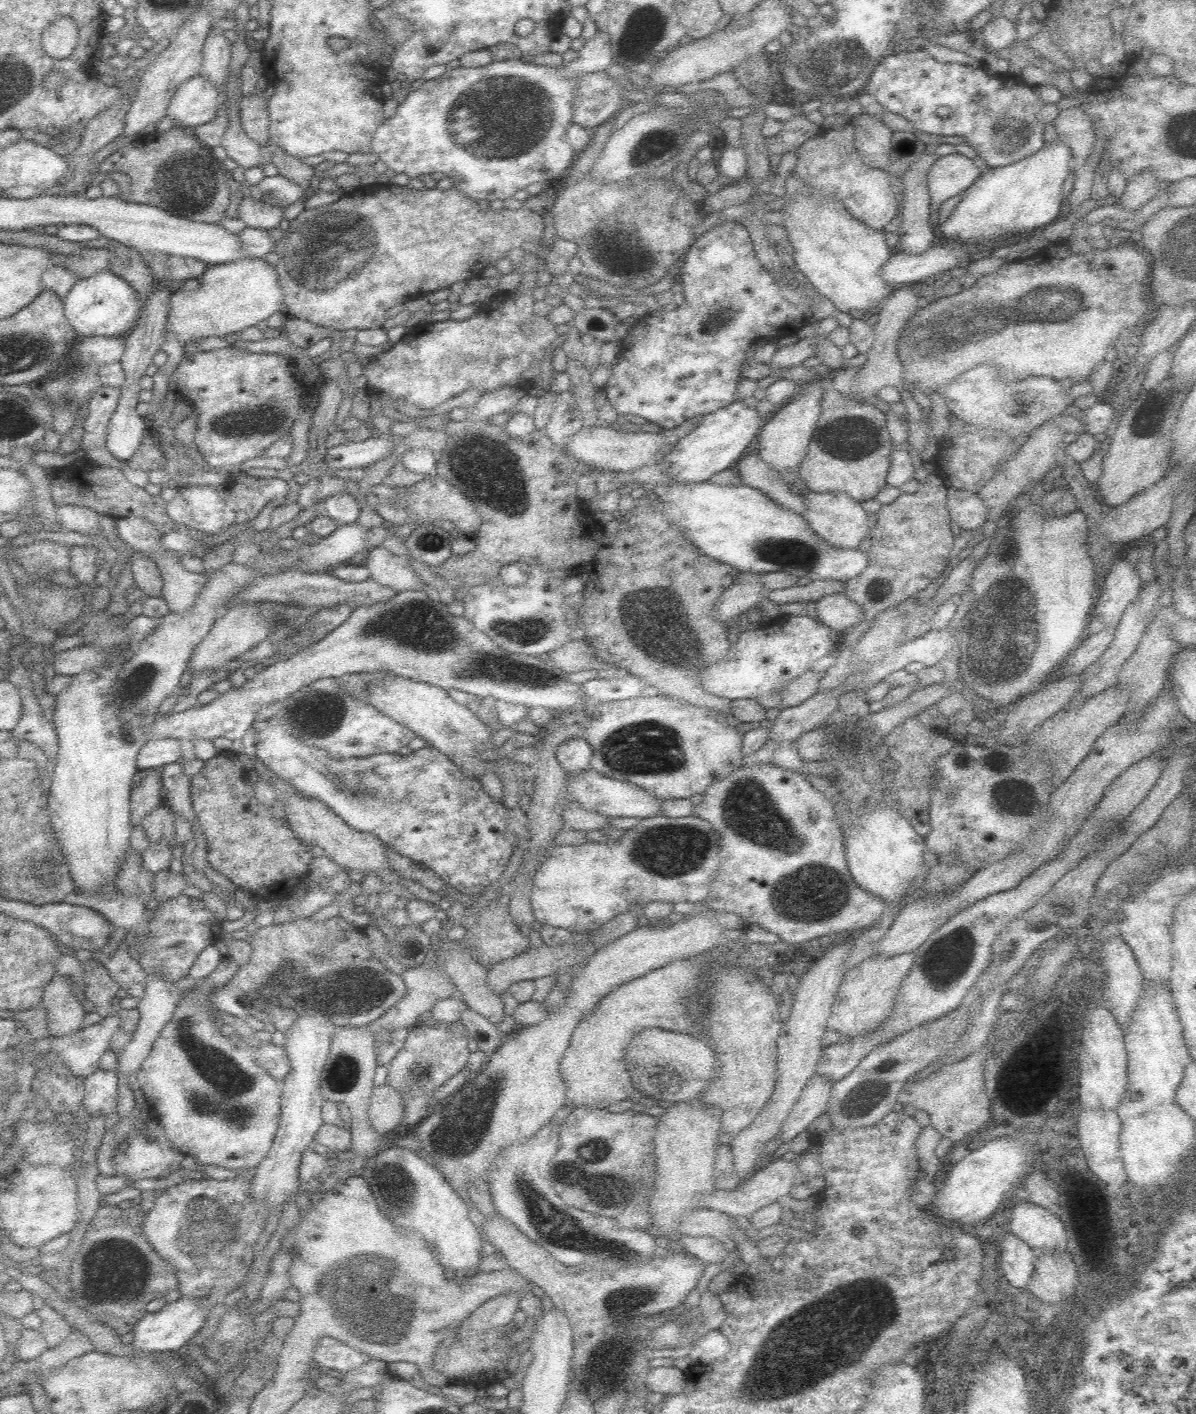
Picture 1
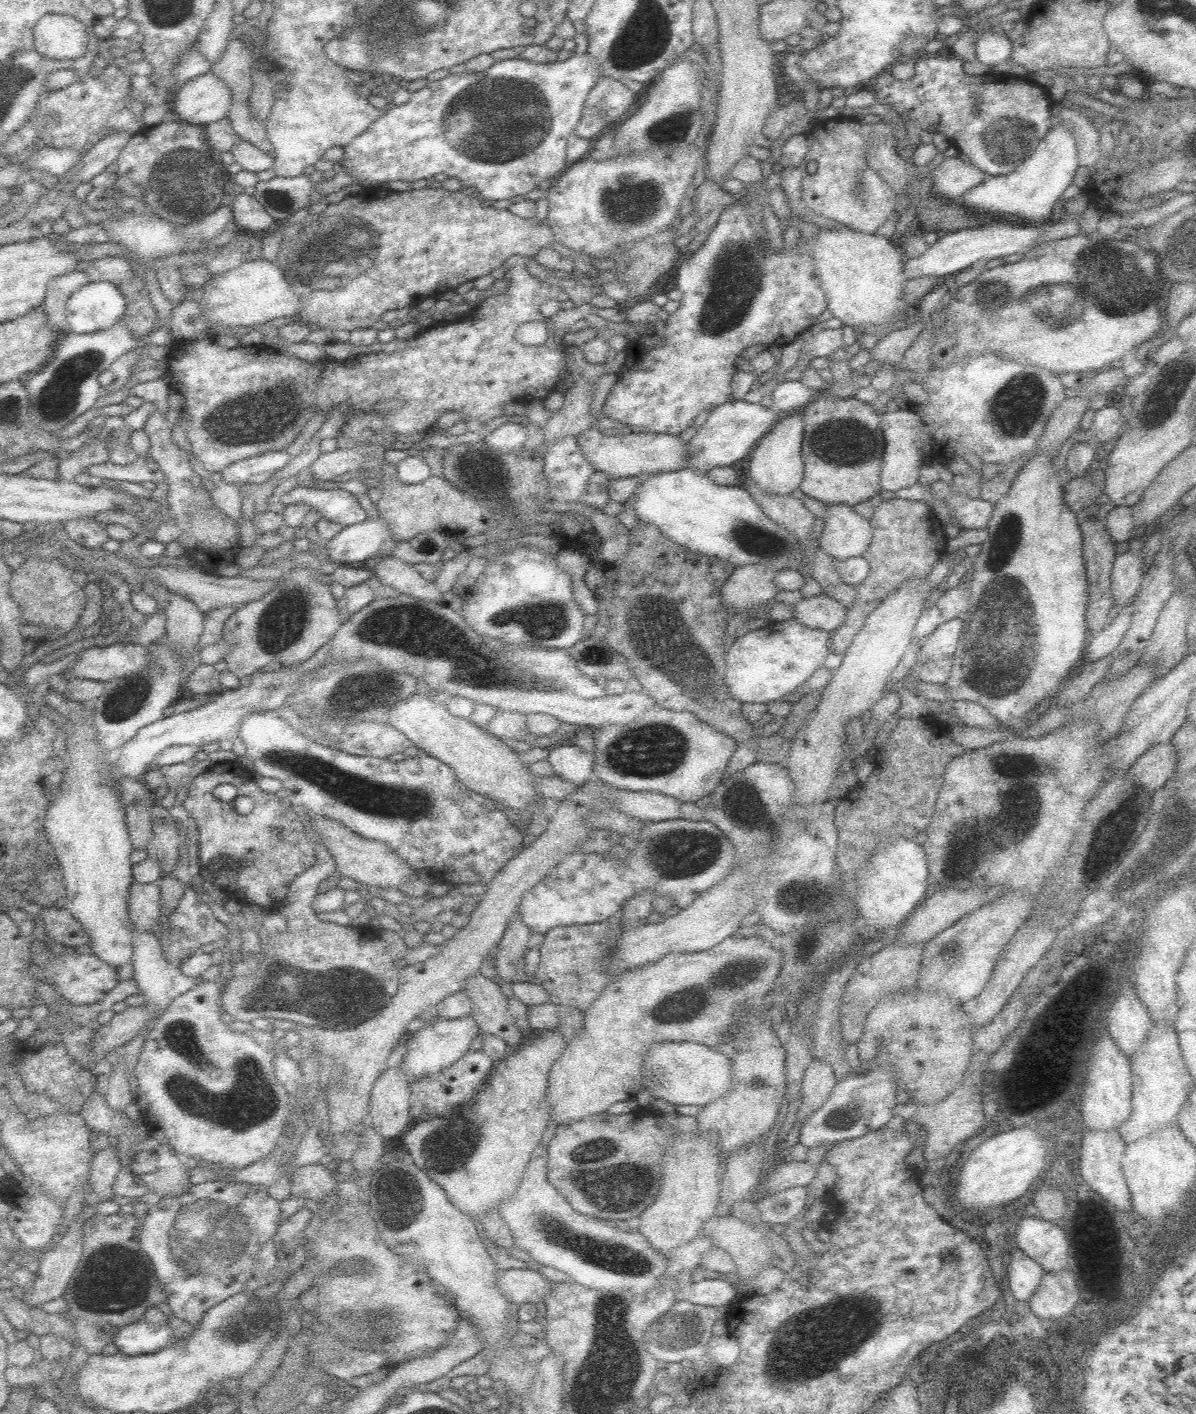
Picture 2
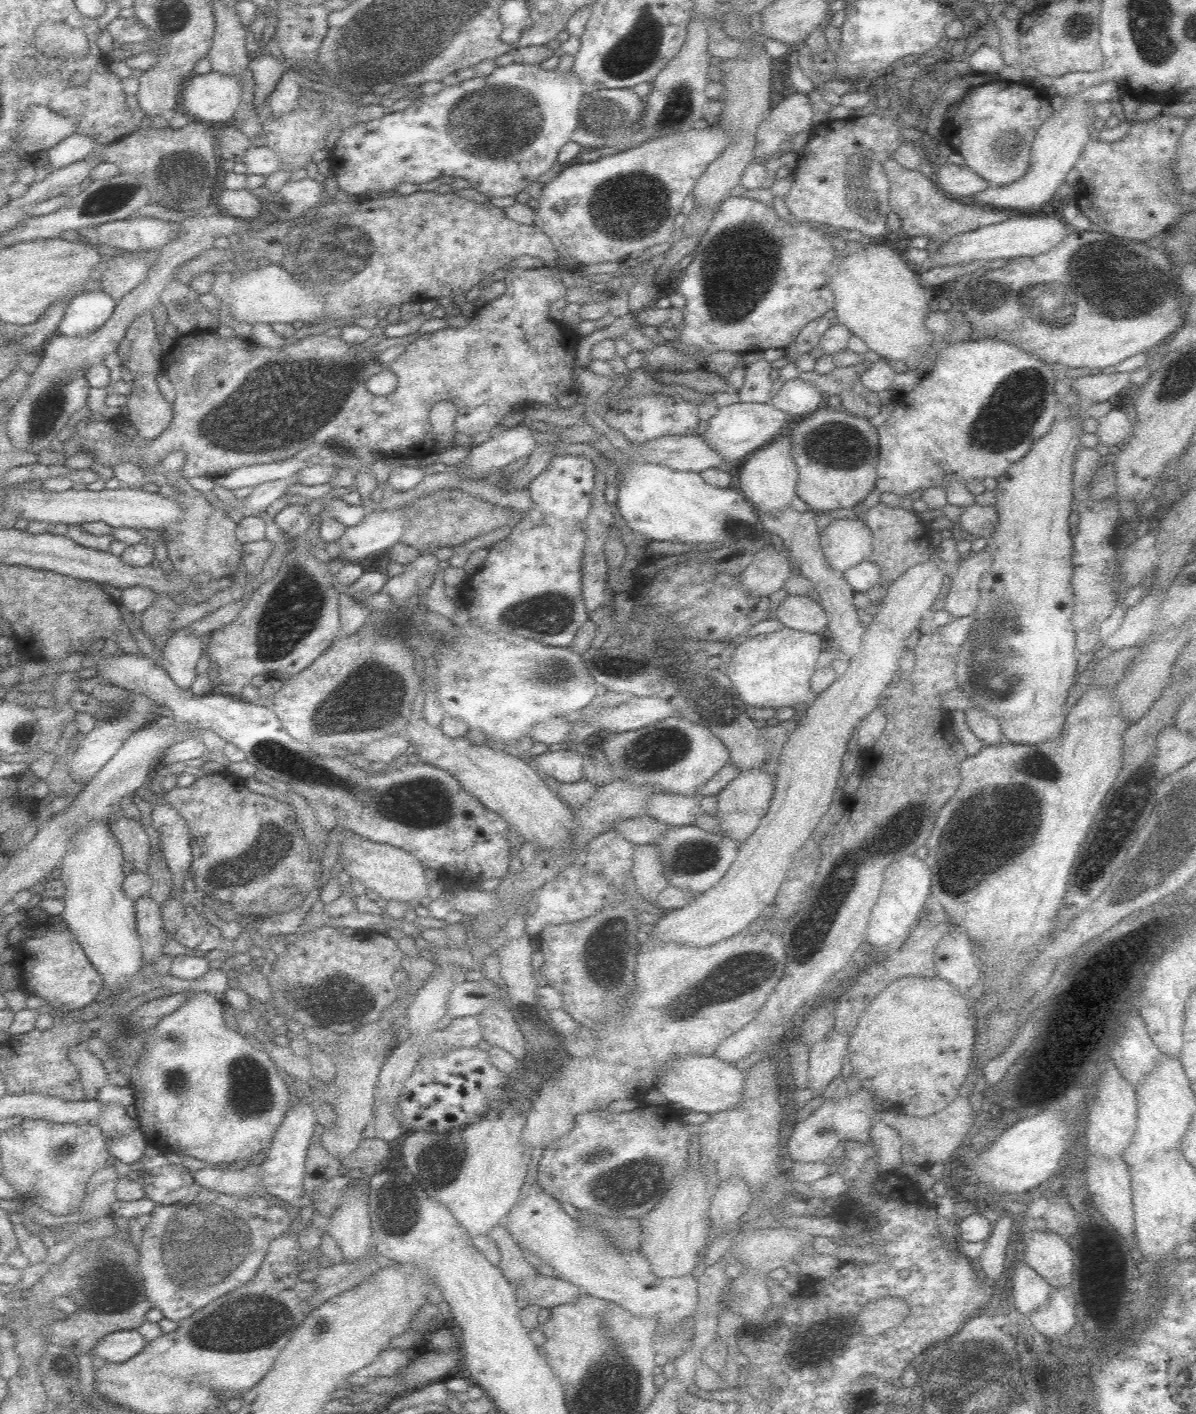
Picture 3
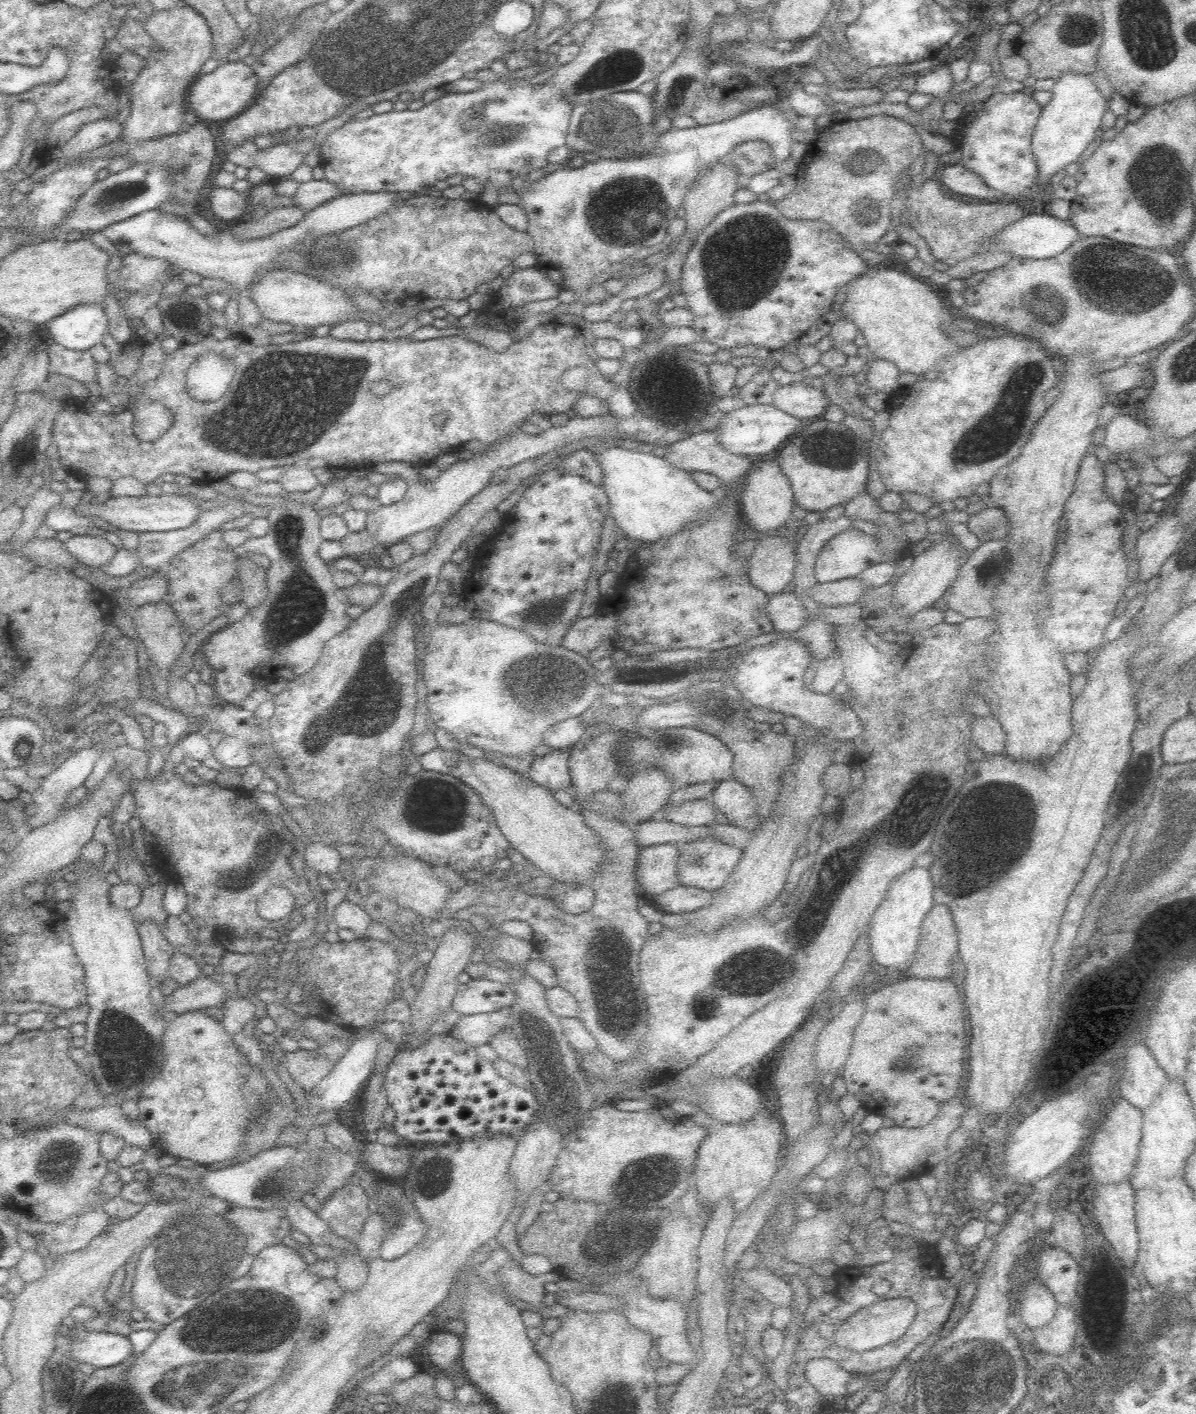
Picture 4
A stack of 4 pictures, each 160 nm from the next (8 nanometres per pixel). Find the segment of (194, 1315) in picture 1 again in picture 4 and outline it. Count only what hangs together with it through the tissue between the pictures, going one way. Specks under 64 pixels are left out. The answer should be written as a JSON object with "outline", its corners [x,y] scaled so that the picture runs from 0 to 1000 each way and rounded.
{"outline":[[[71,941],[58,948],[54,956],[65,965],[76,965],[80,968],[97,966],[110,958],[110,950],[100,943]]]}

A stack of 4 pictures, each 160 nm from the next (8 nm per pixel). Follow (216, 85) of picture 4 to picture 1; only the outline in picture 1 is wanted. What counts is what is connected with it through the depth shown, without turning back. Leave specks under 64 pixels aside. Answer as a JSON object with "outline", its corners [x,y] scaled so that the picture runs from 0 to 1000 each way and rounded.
{"outline":[[[166,52],[149,62],[141,72],[140,82],[146,89],[161,92],[179,84],[186,71],[183,62]]]}

